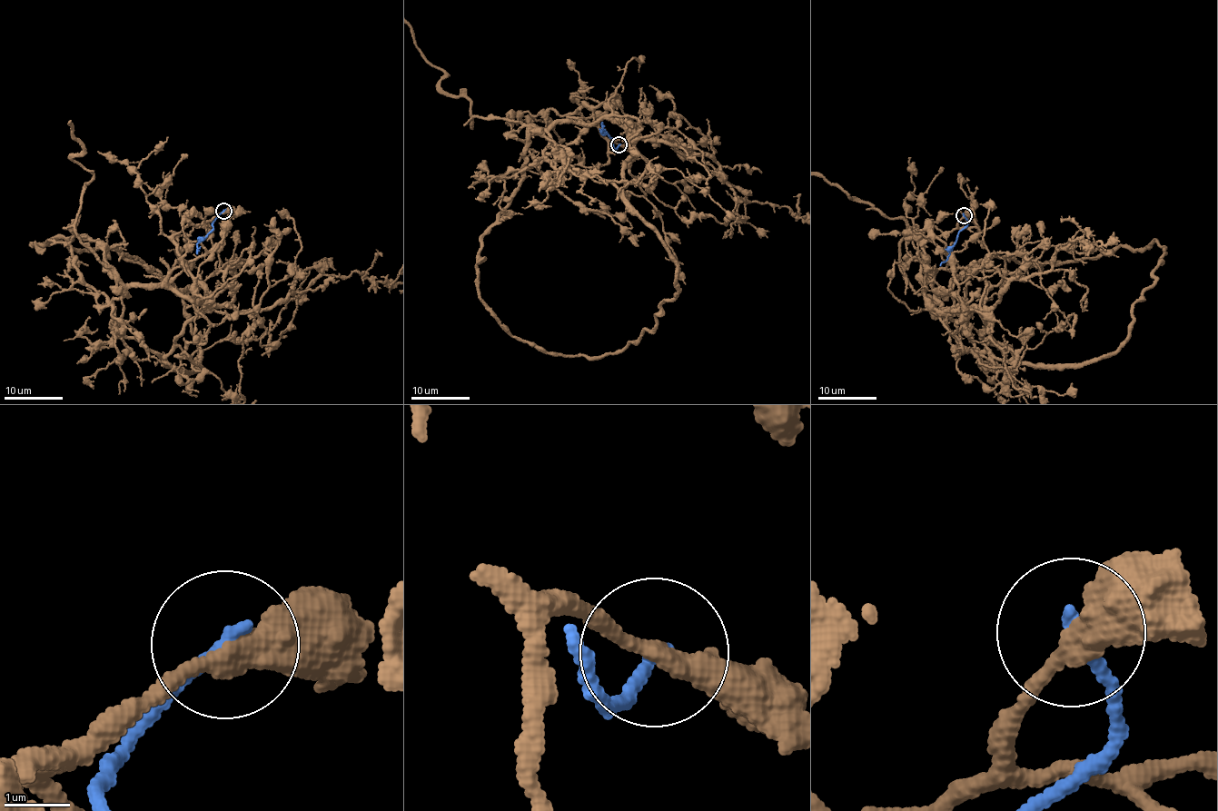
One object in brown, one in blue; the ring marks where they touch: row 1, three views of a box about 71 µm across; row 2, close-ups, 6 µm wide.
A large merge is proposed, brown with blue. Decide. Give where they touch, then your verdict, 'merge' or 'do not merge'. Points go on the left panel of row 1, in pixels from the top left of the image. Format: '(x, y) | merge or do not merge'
(223, 211) | do not merge

